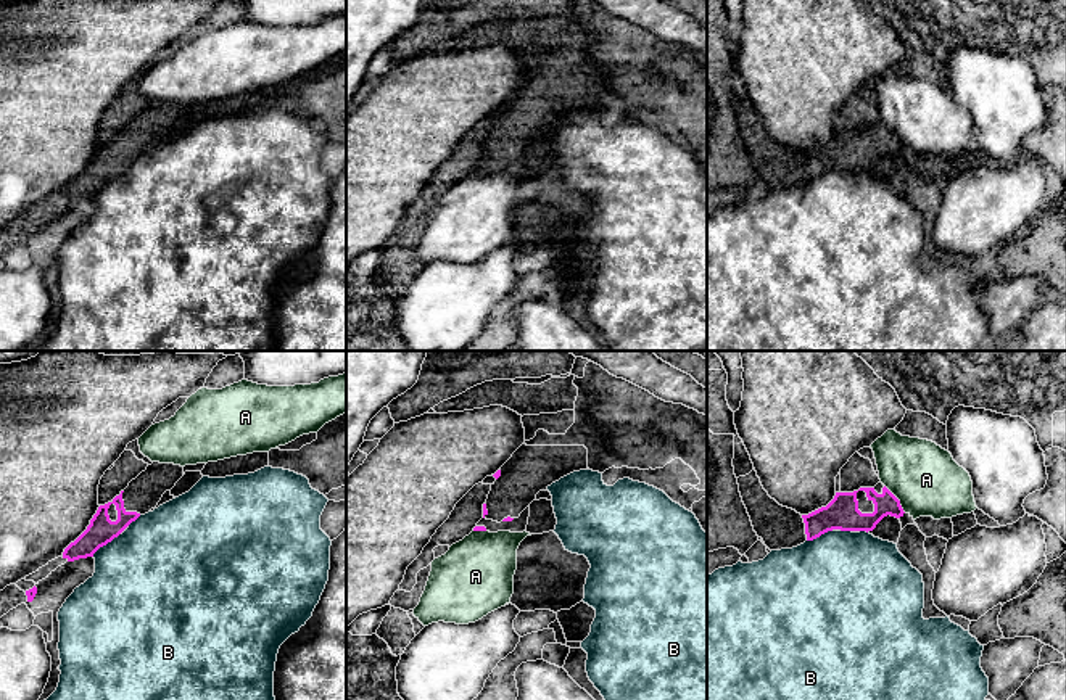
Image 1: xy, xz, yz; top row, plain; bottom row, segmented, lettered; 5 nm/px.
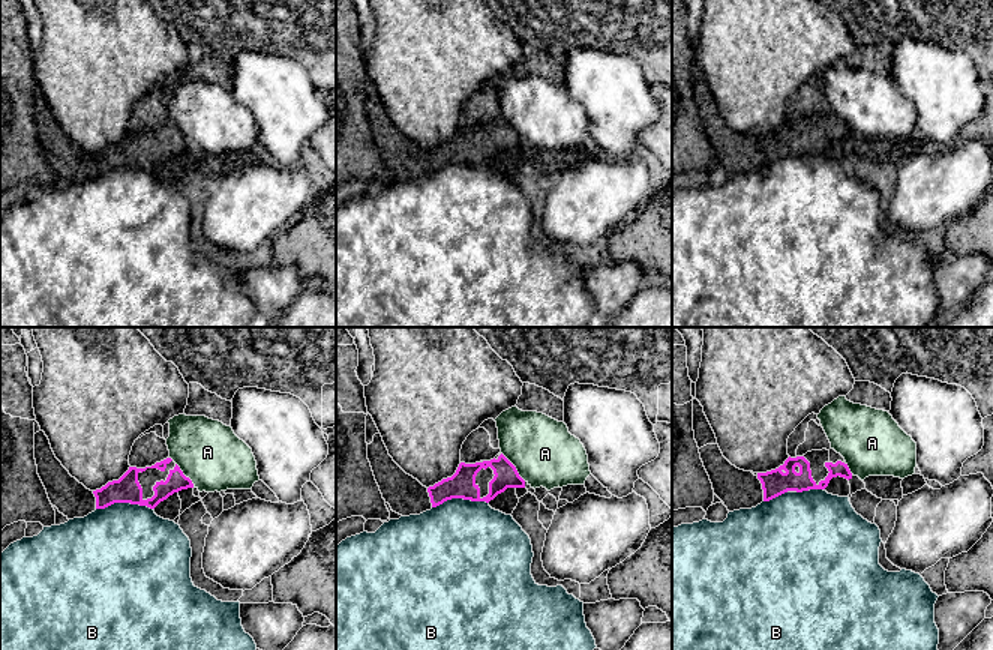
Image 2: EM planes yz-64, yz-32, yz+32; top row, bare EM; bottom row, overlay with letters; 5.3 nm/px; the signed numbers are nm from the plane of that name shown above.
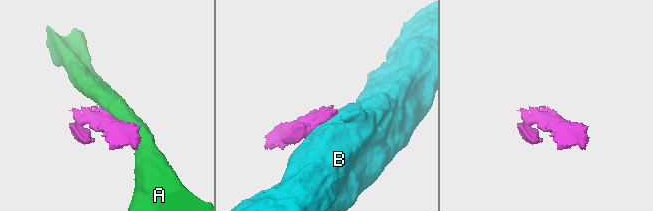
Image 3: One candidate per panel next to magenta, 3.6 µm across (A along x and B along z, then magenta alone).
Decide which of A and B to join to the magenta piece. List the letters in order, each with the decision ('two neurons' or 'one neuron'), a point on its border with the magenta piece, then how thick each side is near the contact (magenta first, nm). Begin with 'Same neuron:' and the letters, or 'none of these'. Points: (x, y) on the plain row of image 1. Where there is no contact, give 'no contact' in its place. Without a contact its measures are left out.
Same neuron: none of these
A: two neurons; meets magenta in yz at (897, 139); 110 nm thick on the magenta side, 340 nm on the other
B: two neurons; meets magenta in xy at (105, 184); 140 nm thick on the magenta side, 480 nm on the other

